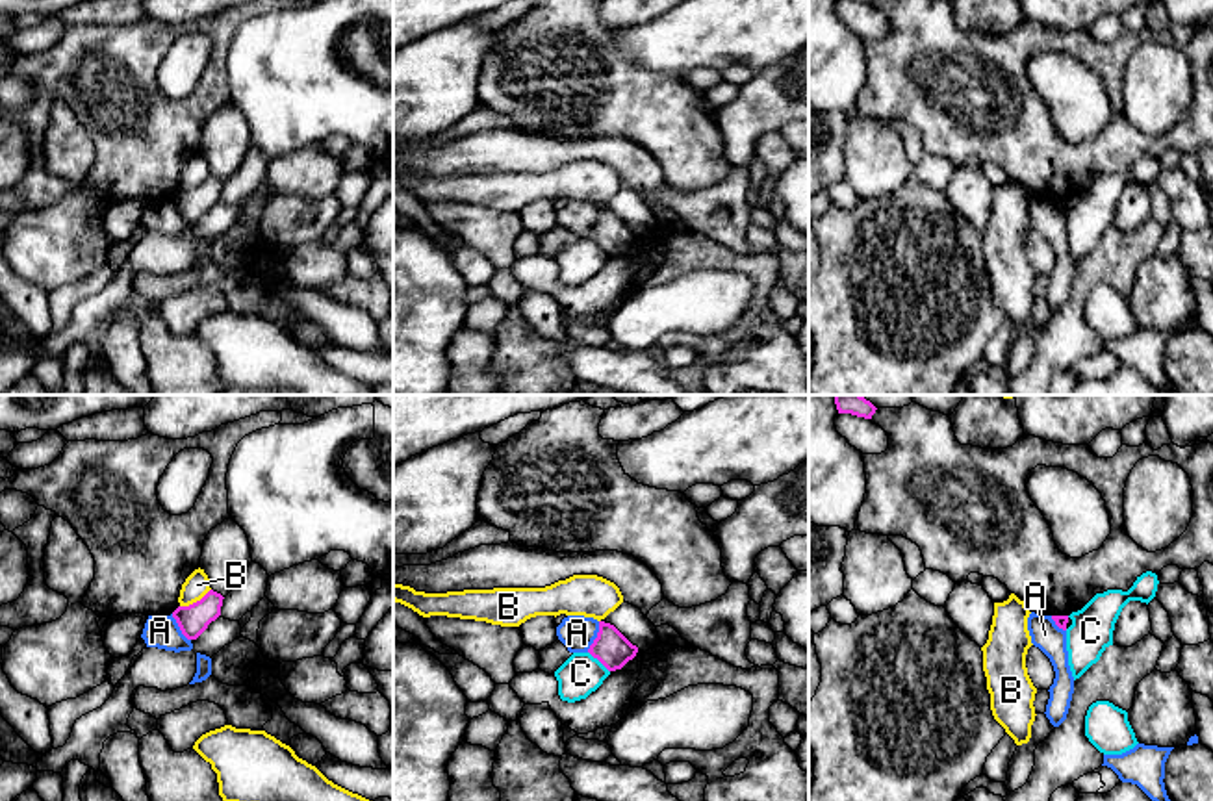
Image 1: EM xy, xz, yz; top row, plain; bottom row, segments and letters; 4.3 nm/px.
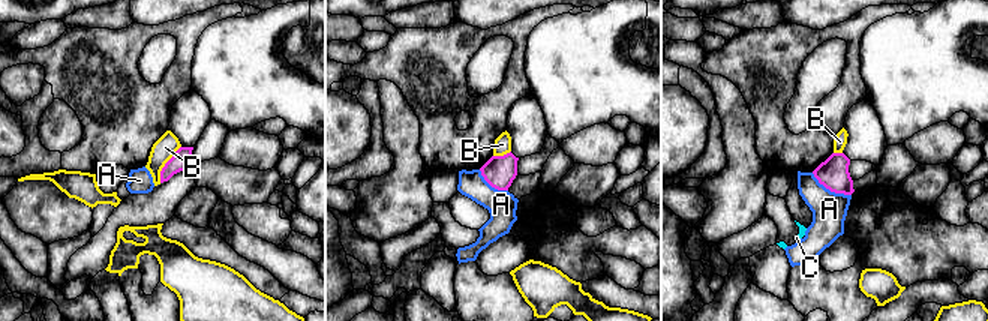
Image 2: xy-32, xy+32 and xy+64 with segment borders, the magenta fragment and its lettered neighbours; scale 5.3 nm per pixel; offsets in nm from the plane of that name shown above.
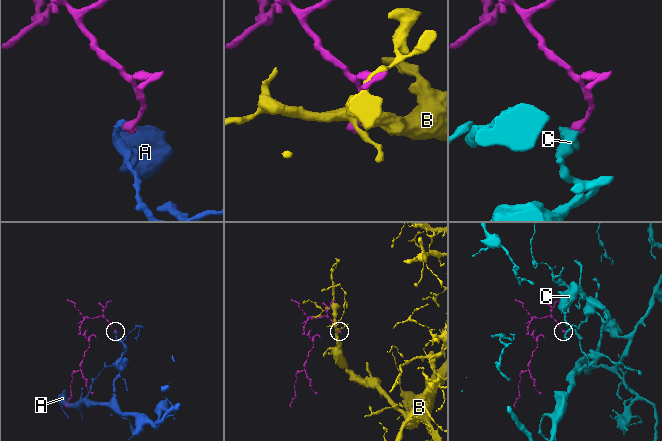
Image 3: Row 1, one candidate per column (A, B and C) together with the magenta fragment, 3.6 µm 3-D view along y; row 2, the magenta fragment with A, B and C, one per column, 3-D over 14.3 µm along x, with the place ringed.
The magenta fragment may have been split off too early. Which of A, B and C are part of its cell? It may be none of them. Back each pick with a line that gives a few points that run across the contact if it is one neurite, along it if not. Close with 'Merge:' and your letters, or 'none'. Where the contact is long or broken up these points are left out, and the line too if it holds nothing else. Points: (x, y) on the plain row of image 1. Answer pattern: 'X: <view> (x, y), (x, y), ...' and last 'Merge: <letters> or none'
Merge: none

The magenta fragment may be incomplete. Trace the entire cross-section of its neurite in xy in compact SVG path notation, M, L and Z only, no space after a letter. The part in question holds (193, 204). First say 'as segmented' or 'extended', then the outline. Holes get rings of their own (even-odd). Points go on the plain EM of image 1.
as segmented | M210 174L200 185L189 191L178 191L172 197L182 219L187 224L197 224L211 206L221 200L223 180Z

